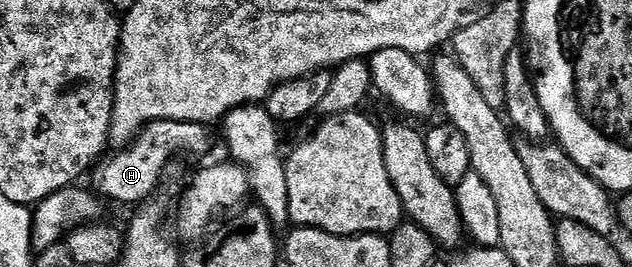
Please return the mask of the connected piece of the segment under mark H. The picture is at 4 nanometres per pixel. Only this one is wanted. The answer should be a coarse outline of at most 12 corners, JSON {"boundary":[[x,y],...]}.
{"boundary":[[150,122],[90,175],[104,199],[134,207],[174,158],[210,152],[210,125]]}

